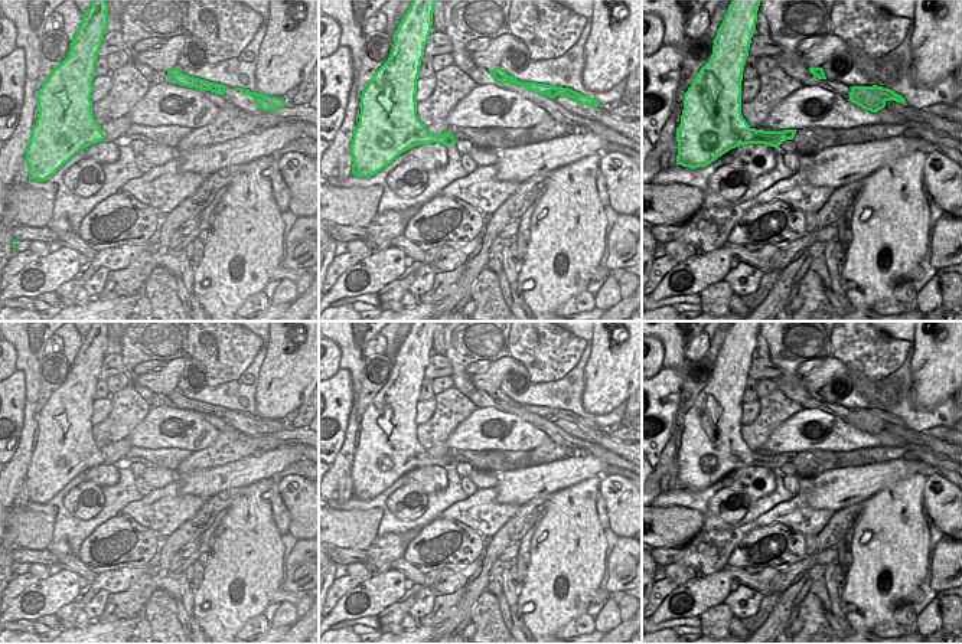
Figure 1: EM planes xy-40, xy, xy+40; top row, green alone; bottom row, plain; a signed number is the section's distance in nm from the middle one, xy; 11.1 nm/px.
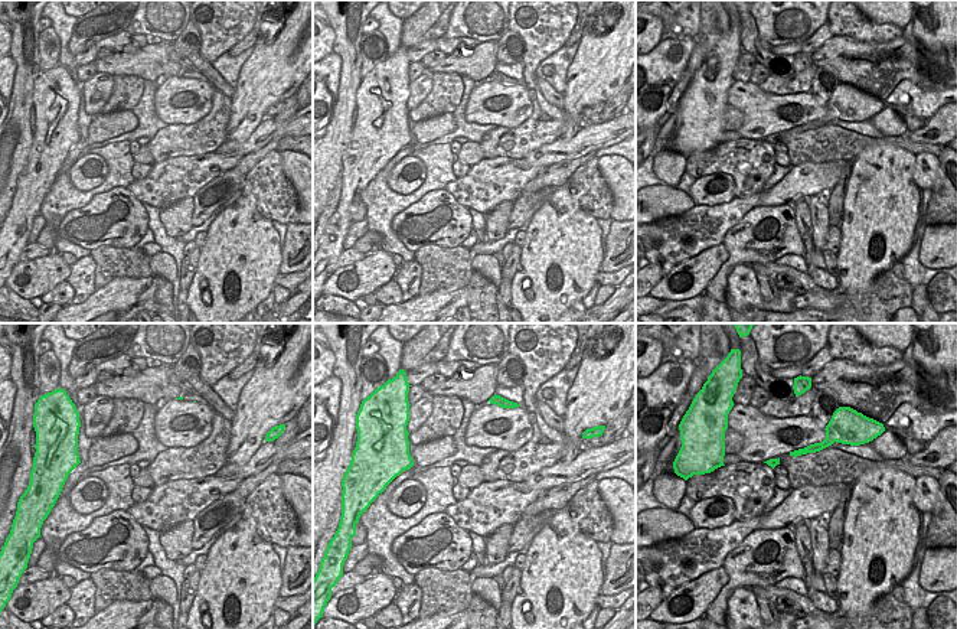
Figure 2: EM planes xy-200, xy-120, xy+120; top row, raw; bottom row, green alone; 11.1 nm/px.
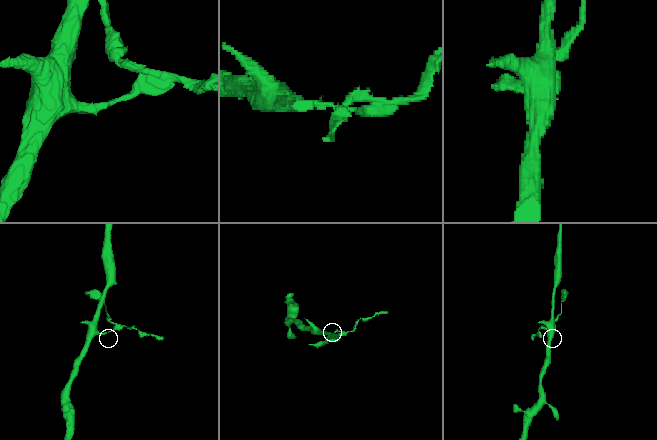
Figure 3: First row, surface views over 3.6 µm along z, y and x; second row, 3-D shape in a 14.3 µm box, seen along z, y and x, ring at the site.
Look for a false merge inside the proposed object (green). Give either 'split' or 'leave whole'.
split

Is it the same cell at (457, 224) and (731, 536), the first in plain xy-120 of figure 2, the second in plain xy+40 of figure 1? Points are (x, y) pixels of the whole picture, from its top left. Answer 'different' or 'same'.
different

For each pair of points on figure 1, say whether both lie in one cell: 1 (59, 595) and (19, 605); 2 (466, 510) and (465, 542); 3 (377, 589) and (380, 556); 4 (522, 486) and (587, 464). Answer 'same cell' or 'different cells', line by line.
1: same cell
2: different cells
3: different cells
4: same cell

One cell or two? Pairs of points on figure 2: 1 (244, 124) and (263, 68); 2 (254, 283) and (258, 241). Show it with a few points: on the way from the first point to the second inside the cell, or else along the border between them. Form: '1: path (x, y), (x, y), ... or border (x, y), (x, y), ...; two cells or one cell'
1: path (257, 116), (257, 90), (261, 84); one cell
2: path (254, 273), (254, 251); one cell

